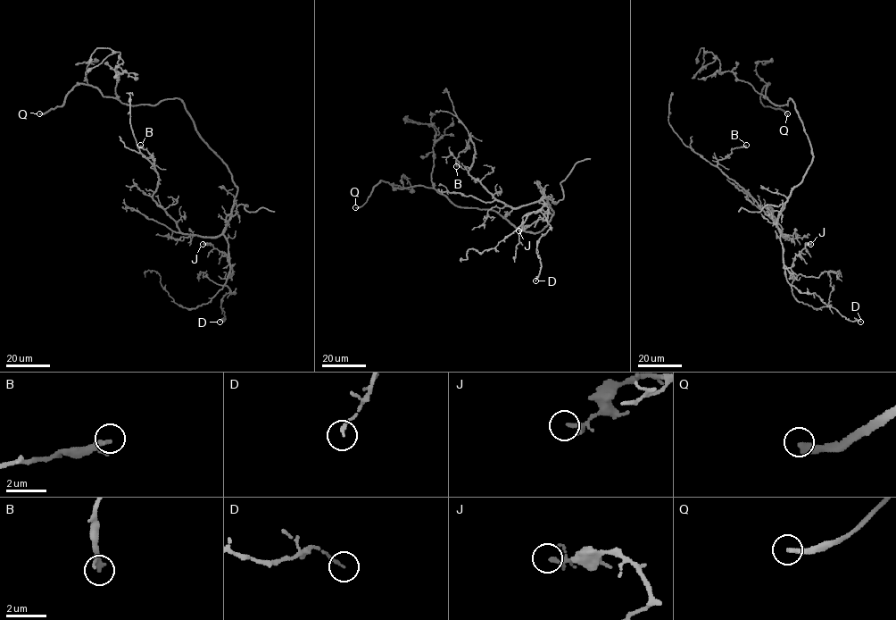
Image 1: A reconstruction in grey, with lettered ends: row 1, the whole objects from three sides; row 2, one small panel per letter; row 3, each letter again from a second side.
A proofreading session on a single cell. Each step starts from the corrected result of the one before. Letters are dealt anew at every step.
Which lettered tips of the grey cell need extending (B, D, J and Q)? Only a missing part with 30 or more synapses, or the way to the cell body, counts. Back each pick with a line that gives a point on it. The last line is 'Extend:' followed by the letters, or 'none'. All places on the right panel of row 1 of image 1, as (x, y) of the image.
Q: place (787, 113)
Extend: Q

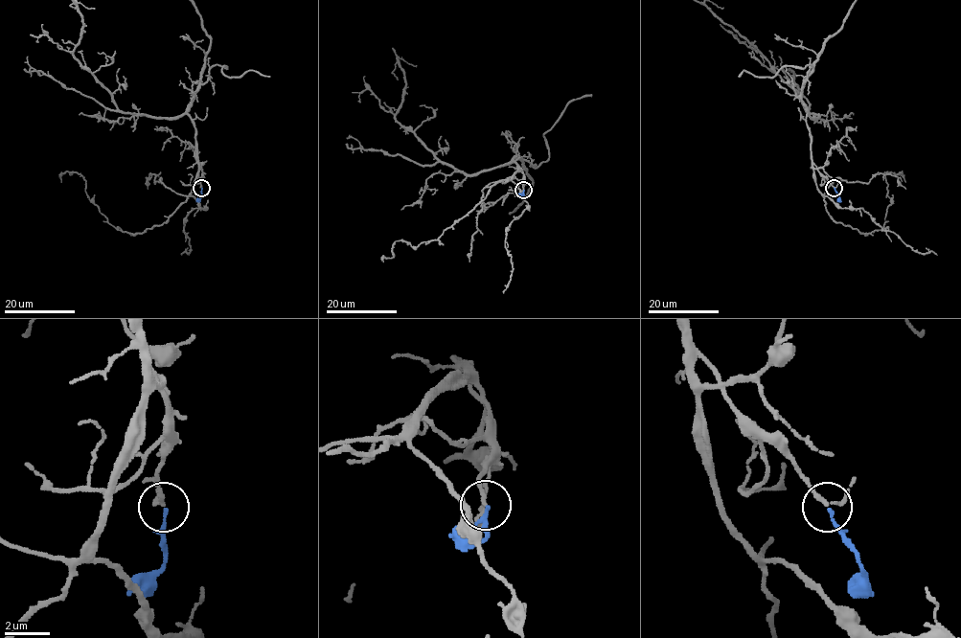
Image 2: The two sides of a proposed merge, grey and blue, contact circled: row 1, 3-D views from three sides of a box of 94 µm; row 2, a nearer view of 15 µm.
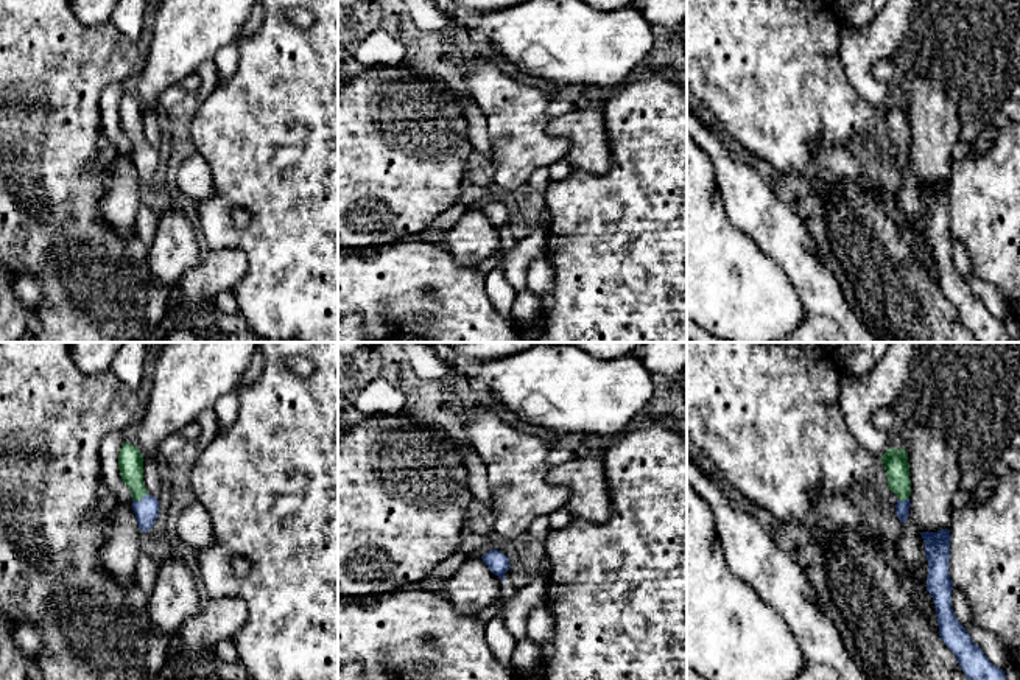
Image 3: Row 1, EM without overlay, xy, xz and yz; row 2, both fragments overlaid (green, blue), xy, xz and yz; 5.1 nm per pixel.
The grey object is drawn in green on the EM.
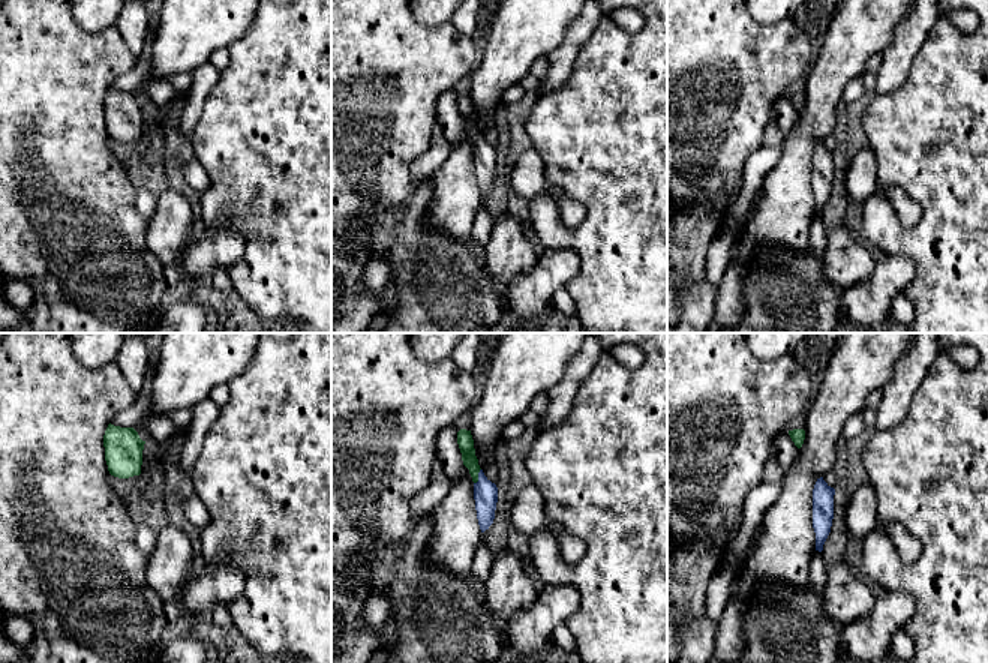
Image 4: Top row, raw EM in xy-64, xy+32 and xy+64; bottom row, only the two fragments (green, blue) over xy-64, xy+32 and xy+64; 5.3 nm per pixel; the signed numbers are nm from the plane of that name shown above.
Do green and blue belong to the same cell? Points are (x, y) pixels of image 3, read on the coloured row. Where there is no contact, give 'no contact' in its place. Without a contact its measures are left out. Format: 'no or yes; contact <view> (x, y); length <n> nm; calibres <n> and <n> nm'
yes; contact xy (140, 498); length 100 nm; calibres 130 and 120 nm

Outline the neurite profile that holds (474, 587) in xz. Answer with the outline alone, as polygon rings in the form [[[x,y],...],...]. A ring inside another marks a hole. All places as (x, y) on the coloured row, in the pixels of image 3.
[[[467,557],[441,591],[453,610],[463,616],[480,615],[508,591],[481,557]]]

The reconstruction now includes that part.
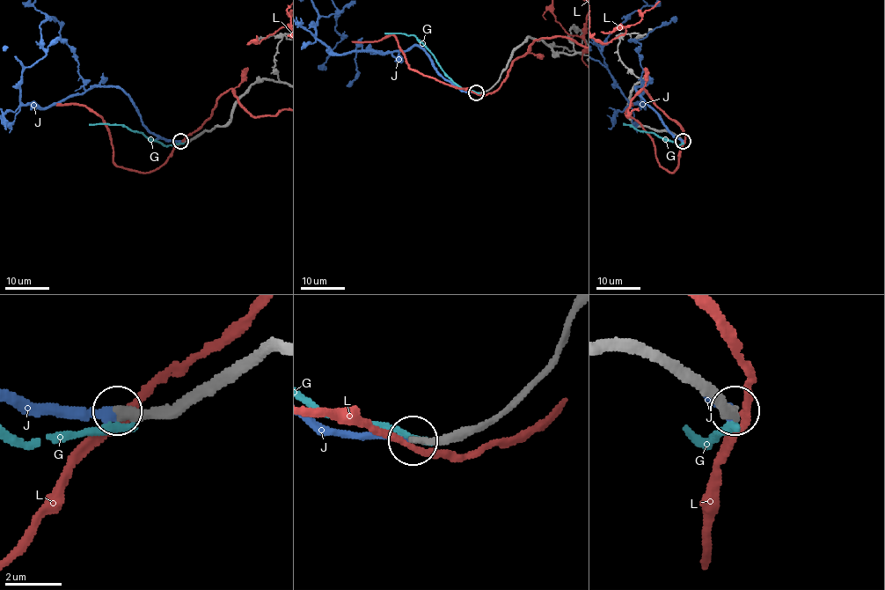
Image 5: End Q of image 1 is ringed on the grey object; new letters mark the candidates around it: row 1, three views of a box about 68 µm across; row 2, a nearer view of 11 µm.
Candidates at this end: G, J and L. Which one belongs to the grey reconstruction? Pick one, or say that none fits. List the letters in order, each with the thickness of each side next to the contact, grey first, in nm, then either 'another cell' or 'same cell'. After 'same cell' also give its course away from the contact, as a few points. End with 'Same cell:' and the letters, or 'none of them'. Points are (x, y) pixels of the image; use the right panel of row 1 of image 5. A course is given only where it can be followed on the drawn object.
G: 360/240 nm | another cell
J: 300/240 nm | same cell
L: 320/240 nm | another cell
Same cell: J

